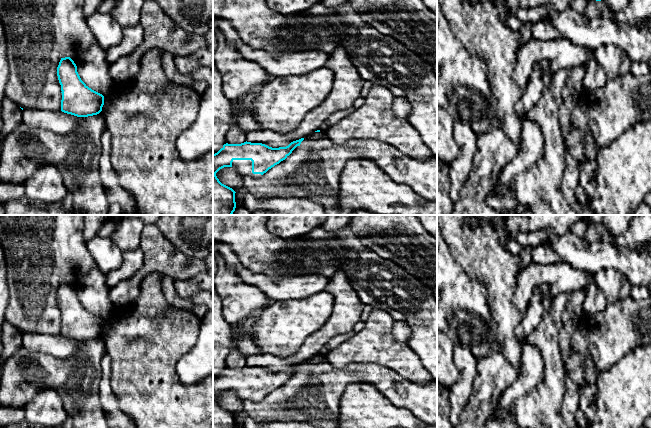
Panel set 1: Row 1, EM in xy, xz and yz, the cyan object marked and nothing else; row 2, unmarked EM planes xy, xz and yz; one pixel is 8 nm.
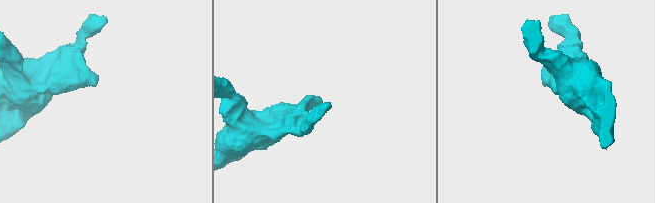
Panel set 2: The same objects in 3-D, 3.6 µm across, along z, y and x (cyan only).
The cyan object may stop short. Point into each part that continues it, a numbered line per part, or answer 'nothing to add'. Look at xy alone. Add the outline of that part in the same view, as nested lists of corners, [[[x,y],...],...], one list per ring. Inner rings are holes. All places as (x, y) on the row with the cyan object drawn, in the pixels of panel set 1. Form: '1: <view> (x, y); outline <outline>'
nothing to add

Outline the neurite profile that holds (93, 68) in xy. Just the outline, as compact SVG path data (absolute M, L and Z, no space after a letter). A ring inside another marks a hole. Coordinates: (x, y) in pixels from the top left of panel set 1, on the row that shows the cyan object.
M95 42L77 62L76 66L79 76L86 86L103 96L109 96L112 79L109 72L110 64L106 58L106 50Z

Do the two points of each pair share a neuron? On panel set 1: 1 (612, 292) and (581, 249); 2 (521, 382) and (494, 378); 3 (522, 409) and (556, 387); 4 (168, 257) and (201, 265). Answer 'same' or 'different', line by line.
1: different
2: different
3: same
4: same

